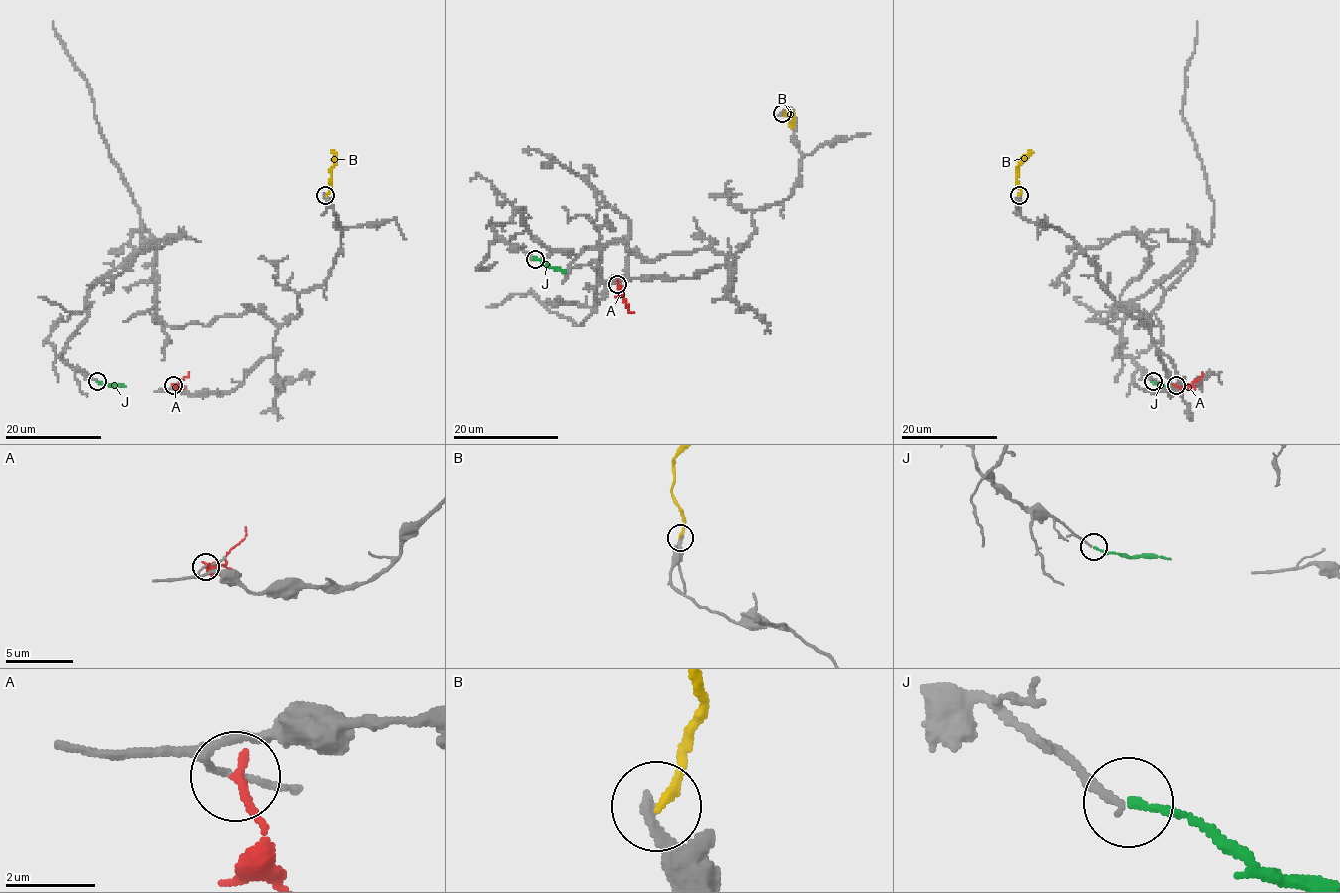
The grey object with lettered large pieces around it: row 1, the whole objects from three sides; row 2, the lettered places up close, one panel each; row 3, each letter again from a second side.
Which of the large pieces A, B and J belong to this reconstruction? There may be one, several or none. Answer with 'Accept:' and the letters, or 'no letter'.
Accept: J

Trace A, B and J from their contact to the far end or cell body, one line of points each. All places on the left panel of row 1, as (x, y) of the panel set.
A: (173, 386), (177, 387), (188, 371)
B: (325, 195), (334, 163), (330, 149)
J: (97, 381), (125, 386)

